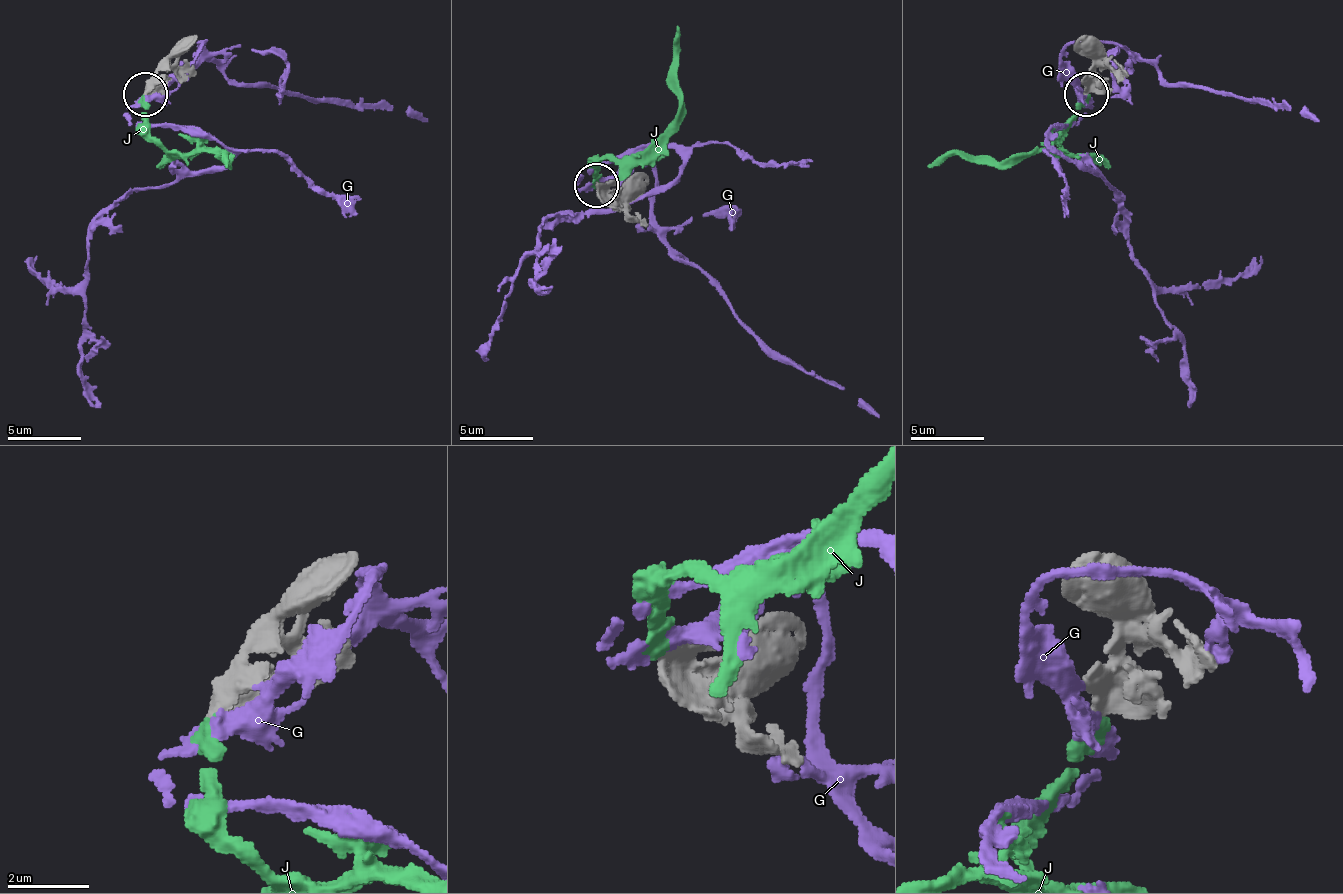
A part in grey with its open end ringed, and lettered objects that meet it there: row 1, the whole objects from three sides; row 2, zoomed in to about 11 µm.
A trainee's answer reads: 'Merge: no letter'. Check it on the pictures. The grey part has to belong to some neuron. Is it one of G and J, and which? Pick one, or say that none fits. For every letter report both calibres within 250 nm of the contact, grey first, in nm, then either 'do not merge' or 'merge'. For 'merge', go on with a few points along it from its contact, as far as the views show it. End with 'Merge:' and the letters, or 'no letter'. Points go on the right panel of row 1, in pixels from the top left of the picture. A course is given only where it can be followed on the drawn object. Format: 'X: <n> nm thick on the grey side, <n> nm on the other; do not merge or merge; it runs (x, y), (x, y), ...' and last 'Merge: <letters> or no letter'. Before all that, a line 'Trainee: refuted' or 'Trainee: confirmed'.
Trainee: refuted
G: 500 nm thick on the grey side, 360 nm on the other; do not merge
J: 440 nm thick on the grey side, 440 nm on the other; merge; it runs (1087, 93), (1054, 155), (1029, 152), (1017, 163), (937, 155), (926, 166)
Merge: J

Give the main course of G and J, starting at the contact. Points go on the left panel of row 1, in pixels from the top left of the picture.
G: (155, 89), (129, 111), (140, 126), (203, 130), (232, 155), (129, 188), (92, 233), (81, 387), (100, 409)
J: (148, 93), (148, 130), (170, 152), (192, 155), (214, 152), (225, 163), (225, 155), (225, 166)

